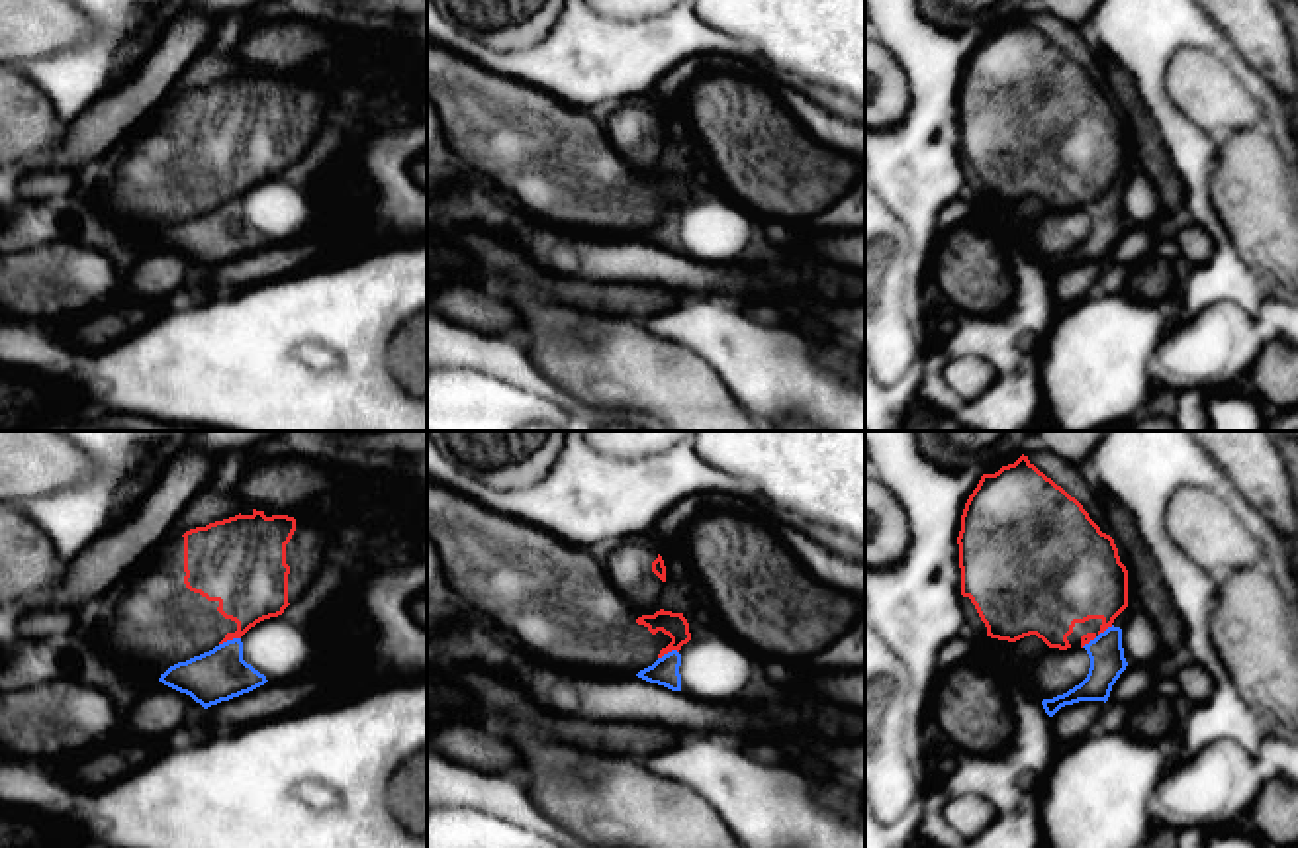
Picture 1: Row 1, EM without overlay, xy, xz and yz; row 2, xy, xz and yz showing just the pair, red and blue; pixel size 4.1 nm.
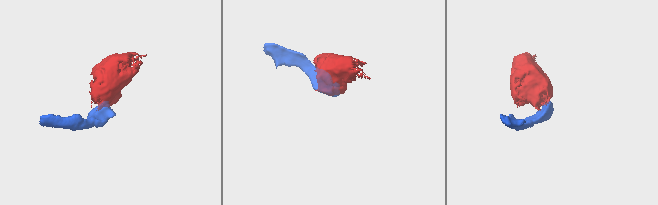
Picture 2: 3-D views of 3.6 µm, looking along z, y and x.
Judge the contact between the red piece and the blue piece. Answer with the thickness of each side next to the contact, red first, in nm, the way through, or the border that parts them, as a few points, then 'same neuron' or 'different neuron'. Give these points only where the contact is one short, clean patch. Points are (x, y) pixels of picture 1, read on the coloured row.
calibres 300 and 220 nm; way xy (251, 582), (245, 621), (230, 639), (230, 655), (220, 674); same neuron

